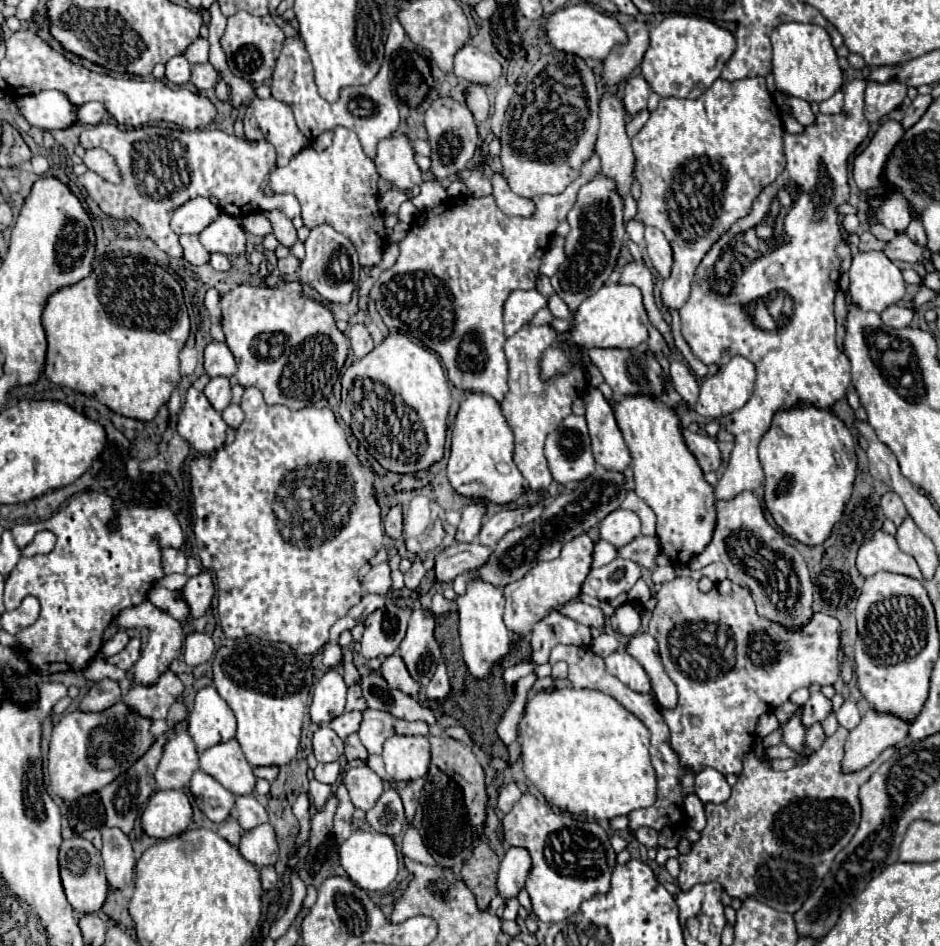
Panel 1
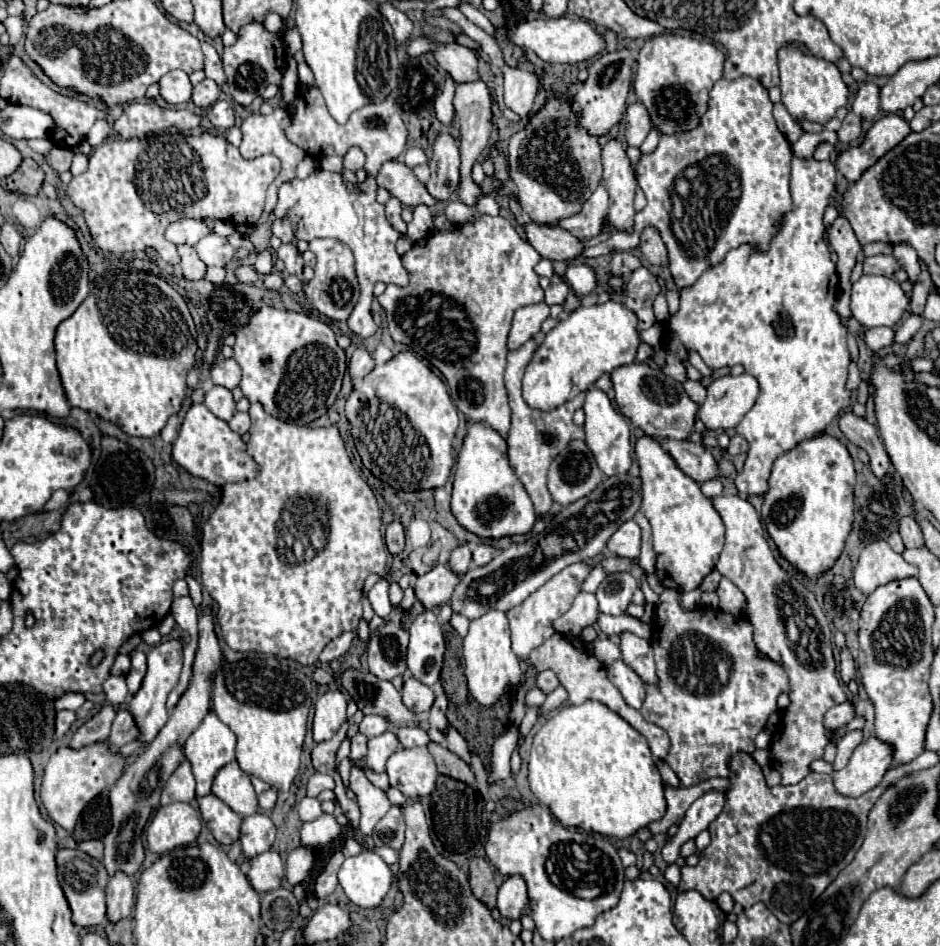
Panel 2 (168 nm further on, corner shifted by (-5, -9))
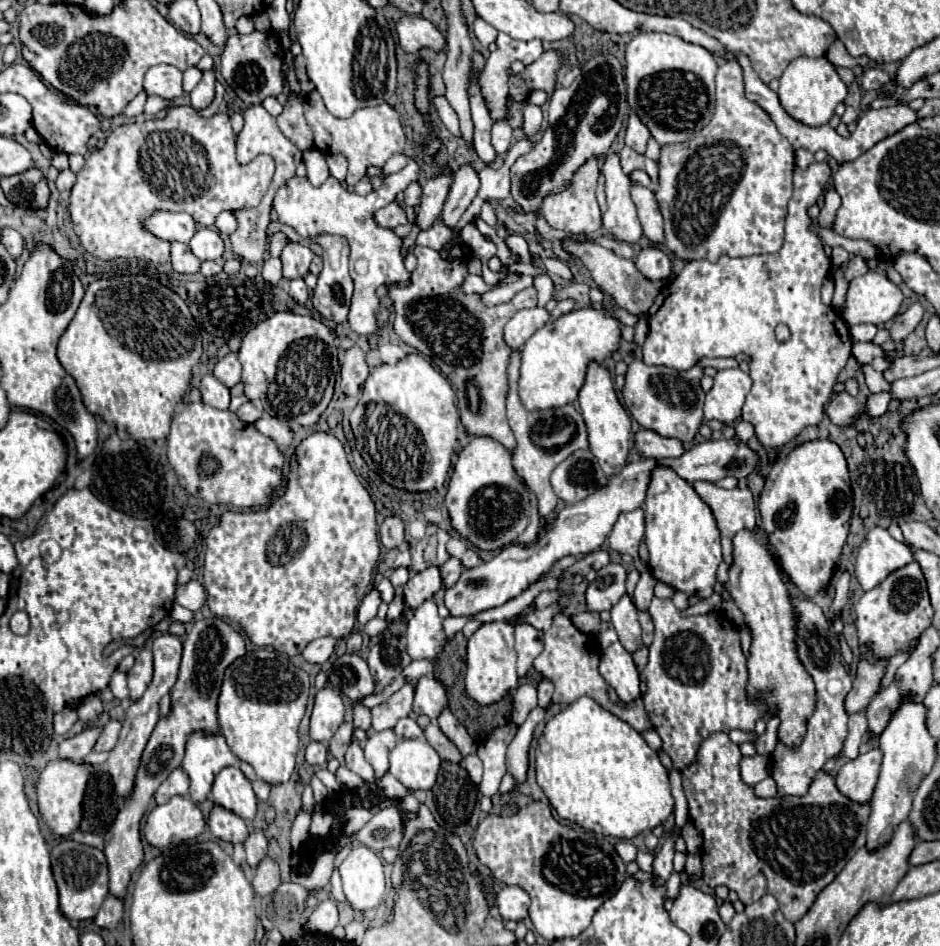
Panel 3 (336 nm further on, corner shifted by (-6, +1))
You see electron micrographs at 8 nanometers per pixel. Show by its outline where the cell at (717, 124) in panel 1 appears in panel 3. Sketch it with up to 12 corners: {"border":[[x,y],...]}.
{"border":[[717,70],[711,122],[659,156],[683,262],[783,246],[795,150]]}

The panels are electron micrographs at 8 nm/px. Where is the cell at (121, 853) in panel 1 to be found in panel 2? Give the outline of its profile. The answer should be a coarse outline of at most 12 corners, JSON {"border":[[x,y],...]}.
{"border":[[116,872],[106,886],[106,918],[118,922],[134,908],[132,878]]}

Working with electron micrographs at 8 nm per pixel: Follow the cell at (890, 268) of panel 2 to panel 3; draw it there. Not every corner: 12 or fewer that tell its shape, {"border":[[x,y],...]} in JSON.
{"border":[[853,256],[847,262],[845,278],[853,280],[869,272],[863,256]]}

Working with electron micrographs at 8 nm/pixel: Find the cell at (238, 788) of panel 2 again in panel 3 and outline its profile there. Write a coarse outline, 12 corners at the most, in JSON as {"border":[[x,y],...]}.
{"border":[[235,768],[213,782],[213,802],[253,820],[257,798],[251,782]]}

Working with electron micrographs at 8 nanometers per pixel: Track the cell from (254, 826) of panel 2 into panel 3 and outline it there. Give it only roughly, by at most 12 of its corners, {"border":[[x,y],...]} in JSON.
{"border":[[253,828],[245,840],[249,866],[267,856],[267,838]]}

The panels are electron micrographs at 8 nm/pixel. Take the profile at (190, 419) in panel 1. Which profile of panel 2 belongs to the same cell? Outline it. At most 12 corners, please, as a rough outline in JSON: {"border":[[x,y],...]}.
{"border":[[194,404],[172,448],[194,478],[258,476],[242,438]]}

